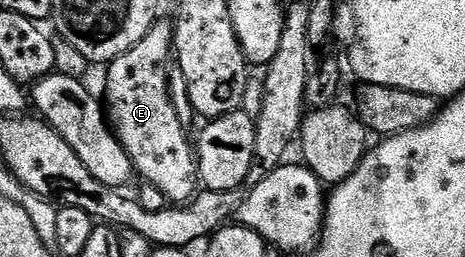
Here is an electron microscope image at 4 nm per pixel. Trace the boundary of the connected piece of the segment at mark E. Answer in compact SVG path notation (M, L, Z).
M159 20L146 33L144 40L128 52L124 52L115 62L109 63L106 74L106 98L104 97L104 114L109 121L115 137L128 152L132 160L137 177L142 182L152 184L160 188L160 192L166 197L167 203L185 204L193 199L200 186L198 177L198 160L195 147L186 139L188 130L180 126L179 117L173 107L167 82L167 67L172 58L174 48L174 22Z

